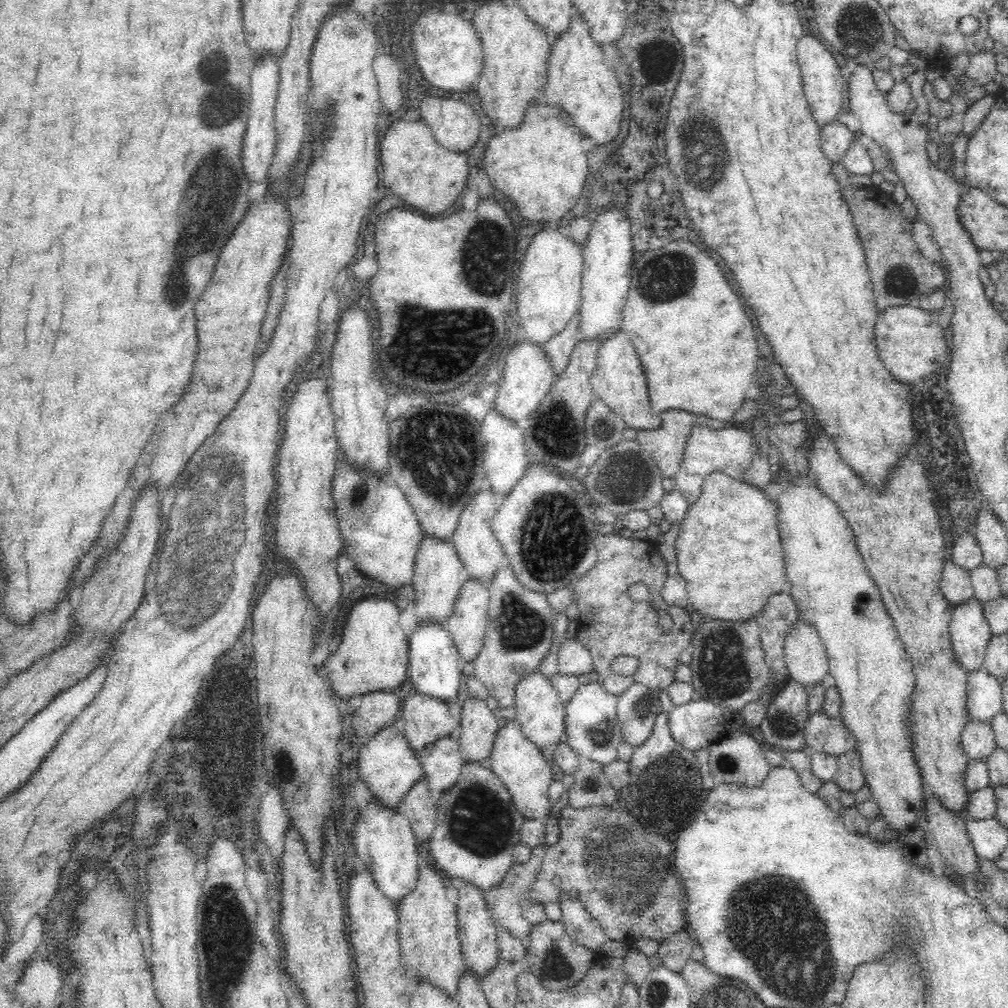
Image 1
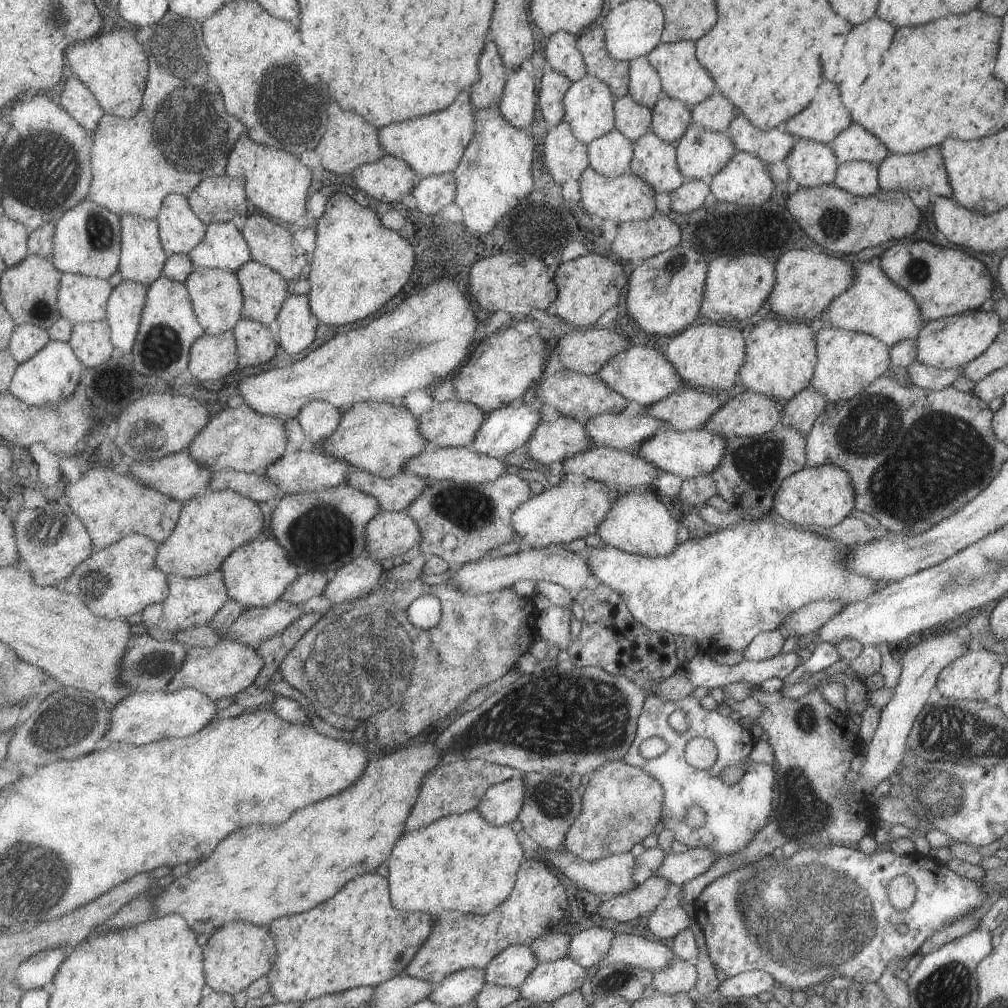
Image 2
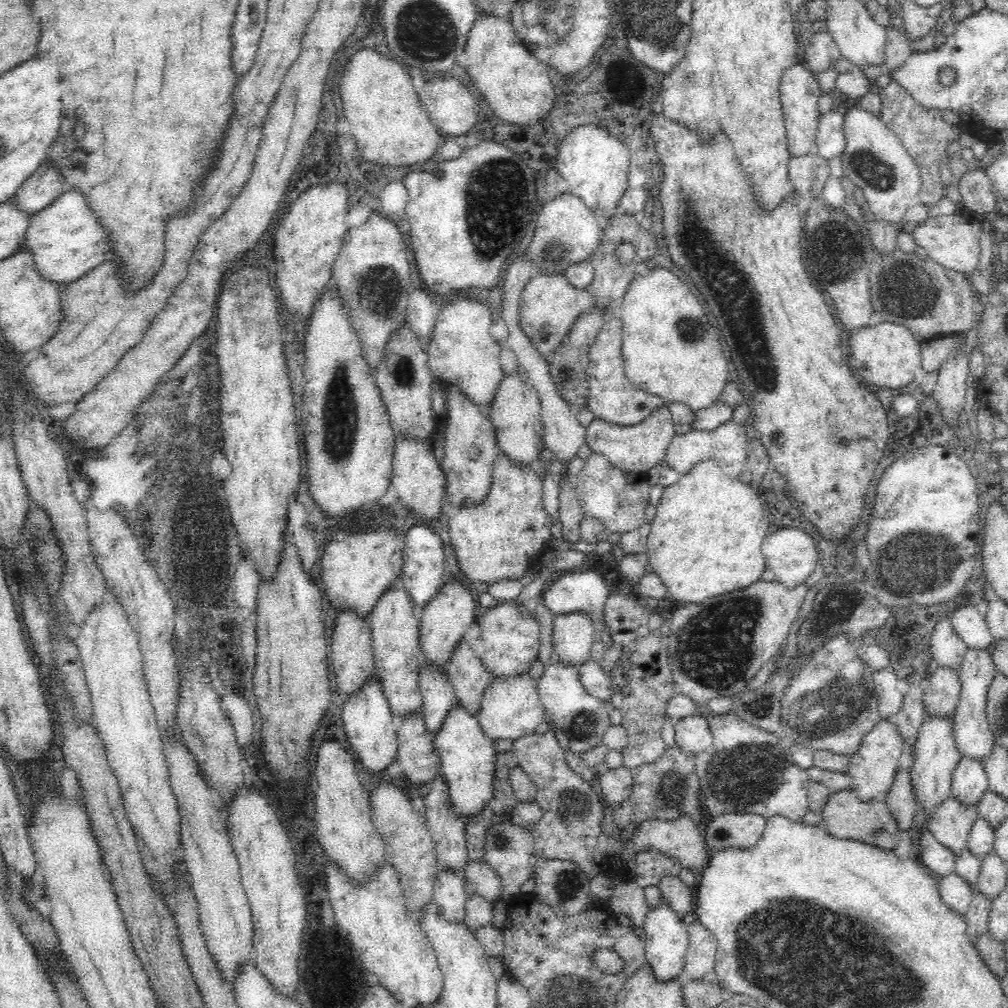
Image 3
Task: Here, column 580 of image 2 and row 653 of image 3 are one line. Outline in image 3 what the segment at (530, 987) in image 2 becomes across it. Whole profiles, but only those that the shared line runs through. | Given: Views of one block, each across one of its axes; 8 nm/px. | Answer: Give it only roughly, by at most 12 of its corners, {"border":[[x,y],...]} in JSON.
{"border":[[967,650],[952,726],[960,758],[984,762],[996,744],[985,710],[996,672]]}

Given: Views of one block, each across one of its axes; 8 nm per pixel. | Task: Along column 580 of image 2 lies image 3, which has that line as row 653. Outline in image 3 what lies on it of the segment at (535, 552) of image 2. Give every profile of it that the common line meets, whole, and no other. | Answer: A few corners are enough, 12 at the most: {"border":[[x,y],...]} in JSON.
{"border":[[584,612],[553,622],[554,655],[579,668],[596,630]]}

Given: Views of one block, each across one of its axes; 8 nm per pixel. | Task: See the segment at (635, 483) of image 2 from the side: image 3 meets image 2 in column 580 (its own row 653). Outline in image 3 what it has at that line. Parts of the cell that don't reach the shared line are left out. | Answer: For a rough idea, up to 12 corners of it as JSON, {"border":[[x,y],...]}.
{"border":[[462,640],[443,669],[458,704],[480,711],[493,679]]}

